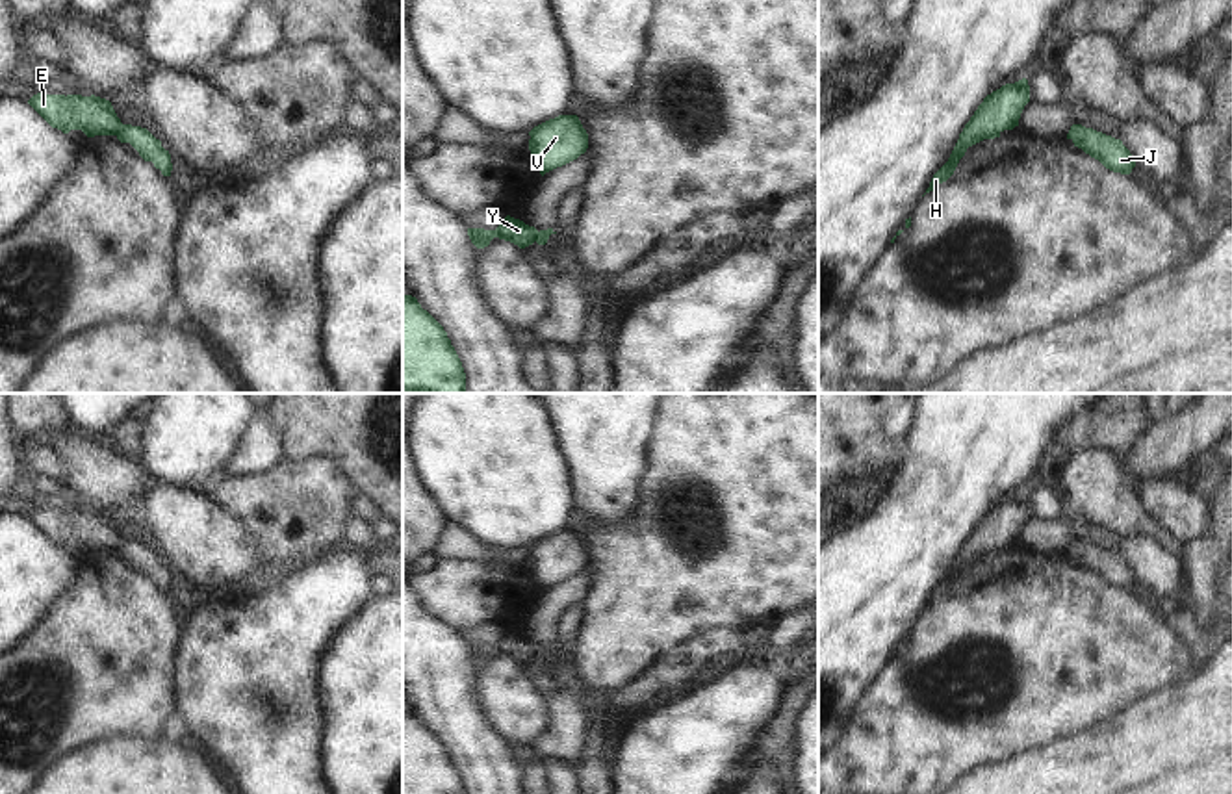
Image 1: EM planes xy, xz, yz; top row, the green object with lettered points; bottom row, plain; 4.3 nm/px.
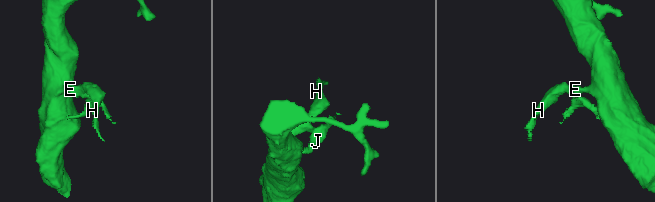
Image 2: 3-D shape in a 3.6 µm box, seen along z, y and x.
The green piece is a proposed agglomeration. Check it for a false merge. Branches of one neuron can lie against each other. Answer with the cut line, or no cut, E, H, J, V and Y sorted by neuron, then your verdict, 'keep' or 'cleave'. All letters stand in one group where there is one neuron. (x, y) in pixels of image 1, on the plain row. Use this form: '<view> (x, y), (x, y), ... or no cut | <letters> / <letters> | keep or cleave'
xy (123, 540), (115, 550) | E H V Y / J | cleave

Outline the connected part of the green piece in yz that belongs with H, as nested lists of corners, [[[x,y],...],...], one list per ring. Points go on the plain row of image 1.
[[[1026,493],[1015,499],[1006,499],[987,510],[959,549],[948,577],[933,590],[926,608],[933,607],[954,590],[969,562],[983,555],[1000,553],[1004,545],[1013,545],[1019,542],[1020,529],[1028,518],[1030,501]]]

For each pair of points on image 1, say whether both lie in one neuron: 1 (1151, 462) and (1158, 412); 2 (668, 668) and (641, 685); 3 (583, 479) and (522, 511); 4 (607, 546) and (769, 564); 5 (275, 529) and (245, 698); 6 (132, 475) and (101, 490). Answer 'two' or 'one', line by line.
1: two
2: one
3: two
4: one
5: two
6: one

